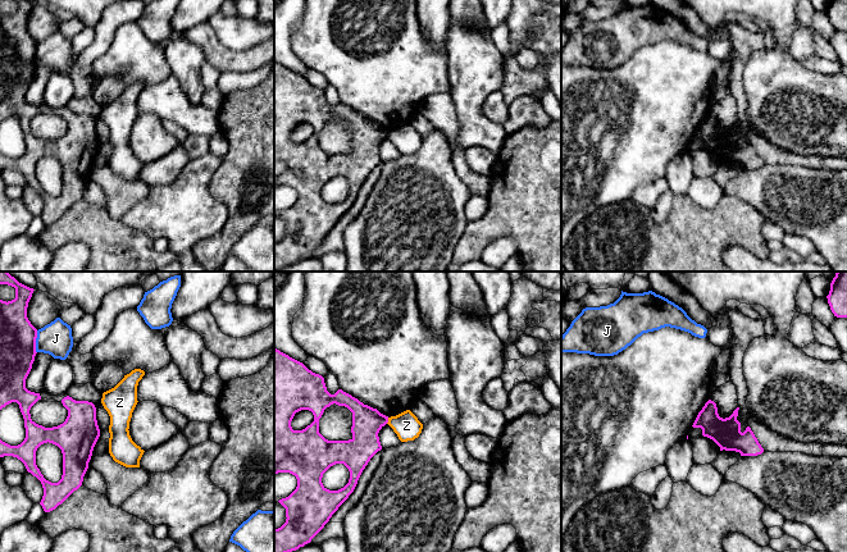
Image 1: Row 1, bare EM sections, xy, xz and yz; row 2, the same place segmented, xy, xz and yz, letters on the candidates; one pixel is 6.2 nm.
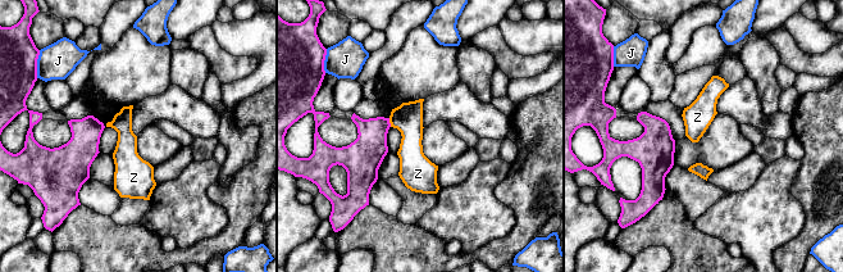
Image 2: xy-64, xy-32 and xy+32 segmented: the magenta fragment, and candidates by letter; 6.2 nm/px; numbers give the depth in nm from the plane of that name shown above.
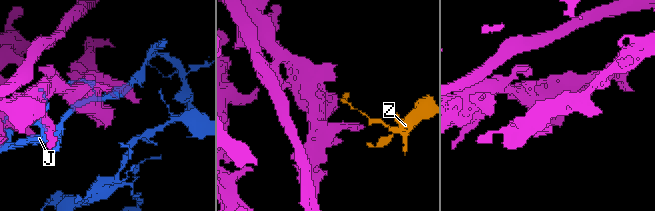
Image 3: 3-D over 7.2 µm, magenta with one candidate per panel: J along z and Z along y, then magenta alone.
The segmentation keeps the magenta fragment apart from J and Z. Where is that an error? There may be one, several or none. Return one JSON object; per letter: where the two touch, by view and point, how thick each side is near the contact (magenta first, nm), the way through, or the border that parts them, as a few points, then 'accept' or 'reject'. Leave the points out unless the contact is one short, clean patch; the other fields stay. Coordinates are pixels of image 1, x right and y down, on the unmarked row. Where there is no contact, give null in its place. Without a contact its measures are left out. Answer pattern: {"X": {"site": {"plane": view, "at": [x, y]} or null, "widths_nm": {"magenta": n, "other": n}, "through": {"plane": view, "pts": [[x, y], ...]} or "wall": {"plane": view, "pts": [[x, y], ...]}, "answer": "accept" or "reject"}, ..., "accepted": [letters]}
{"J": {"site": {"plane": "xy", "at": [35, 55]}, "widths_nm": {"magenta": 220, "other": 200}, "answer": "reject"}, "Z": {"site": {"plane": "xz", "at": [387, 133]}, "widths_nm": {"magenta": 190, "other": 160}, "wall": {"plane": "xz", "pts": [[388, 131], [386, 136]]}, "answer": "reject"}, "accepted": []}

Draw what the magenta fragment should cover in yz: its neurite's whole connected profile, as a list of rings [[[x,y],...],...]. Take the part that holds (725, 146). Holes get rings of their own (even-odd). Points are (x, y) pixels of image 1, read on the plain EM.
[[[709,113],[698,126],[693,141],[701,141],[702,149],[712,152],[720,164],[736,164],[741,169],[757,169],[764,165],[750,140],[741,145],[737,120],[729,131],[720,131],[716,117]]]

